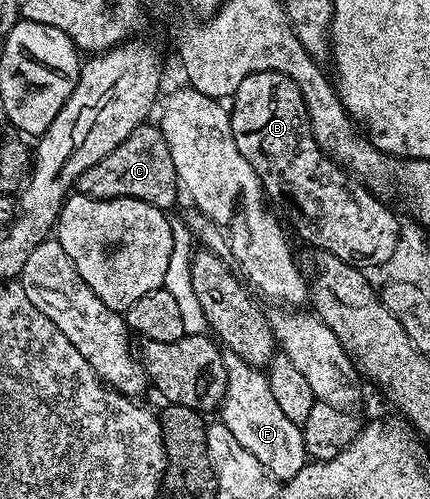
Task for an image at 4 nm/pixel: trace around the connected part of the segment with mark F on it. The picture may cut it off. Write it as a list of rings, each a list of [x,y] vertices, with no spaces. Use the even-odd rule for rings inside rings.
[[[225,351],[221,360],[227,373],[227,389],[219,408],[220,422],[231,429],[235,441],[239,441],[247,453],[252,453],[255,461],[266,467],[274,479],[288,481],[295,477],[307,462],[301,428],[279,410],[266,372],[260,367],[247,365],[247,361],[235,357],[230,351]]]

